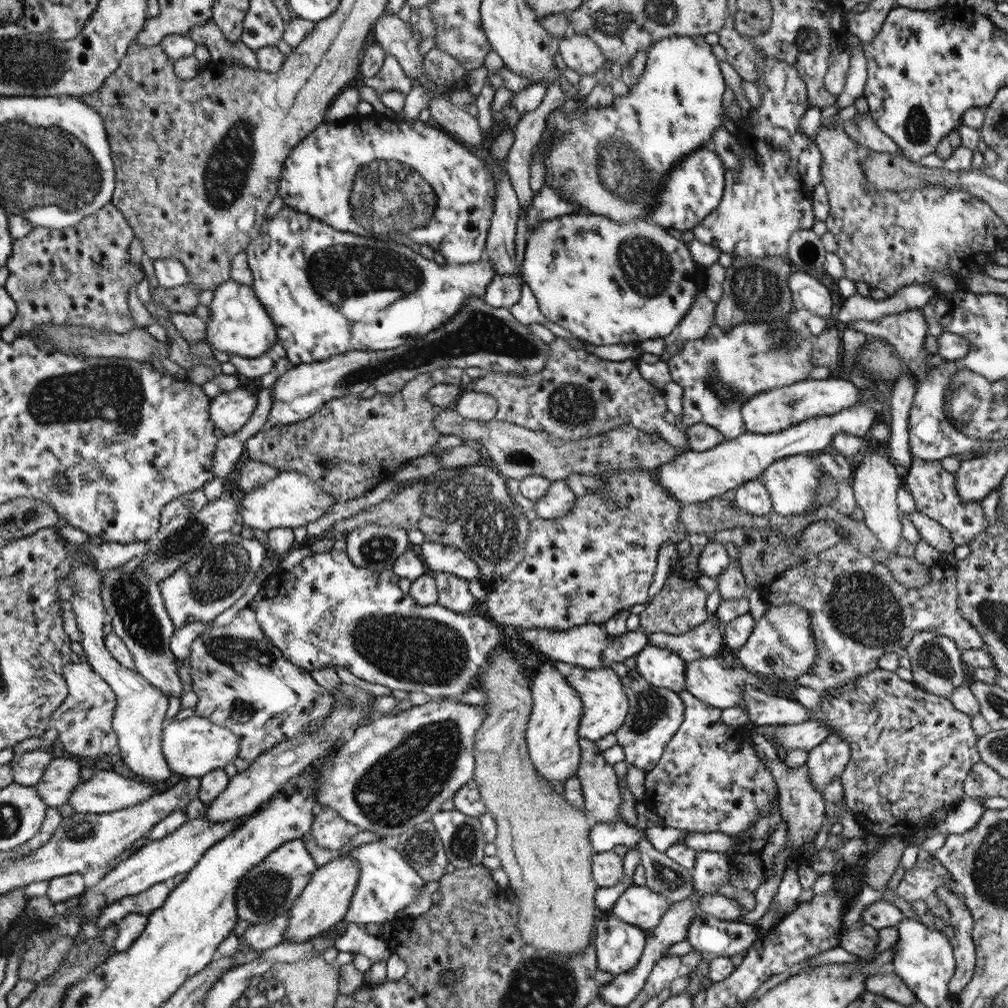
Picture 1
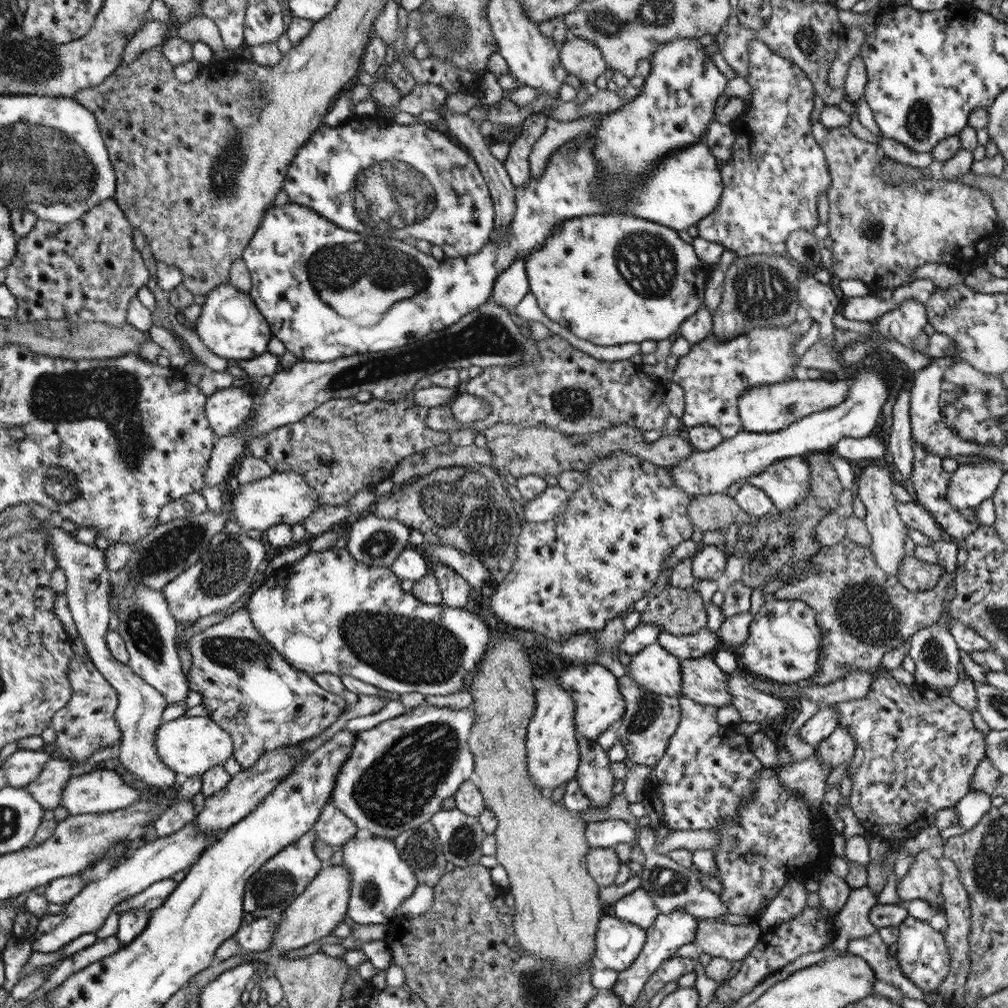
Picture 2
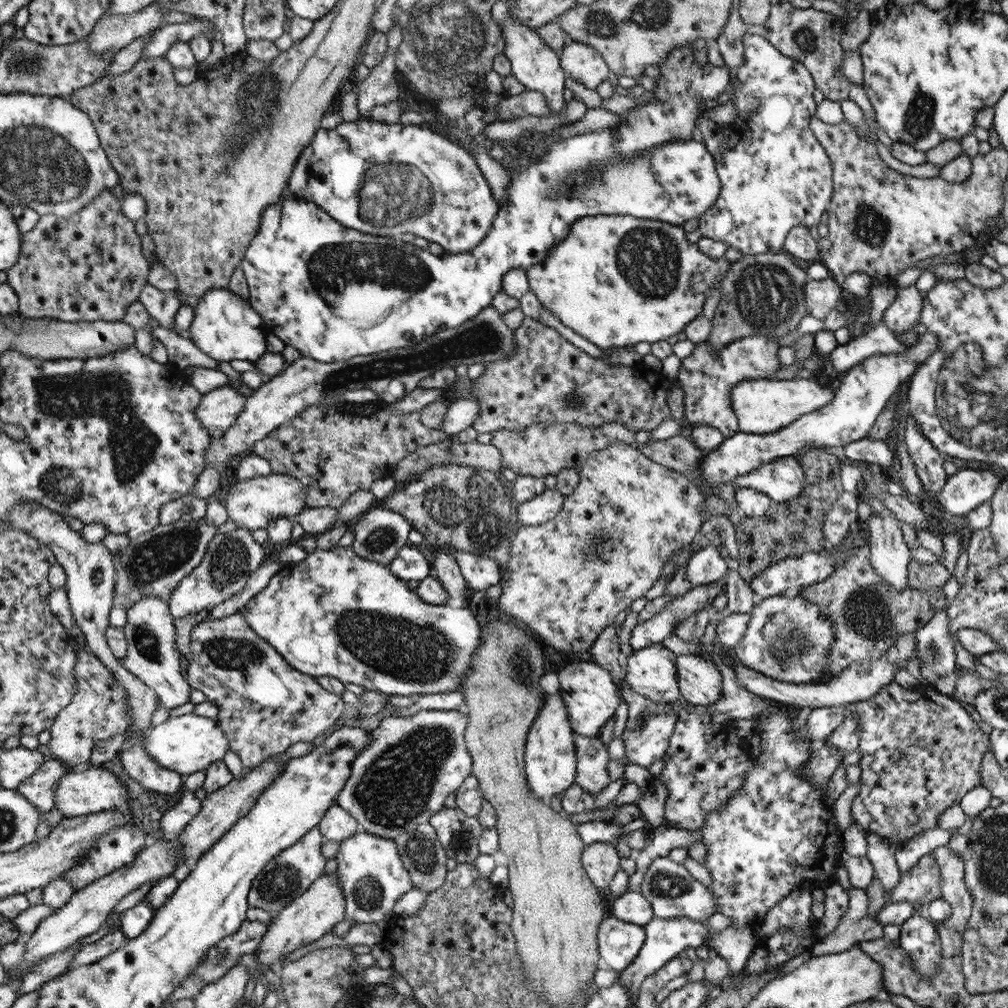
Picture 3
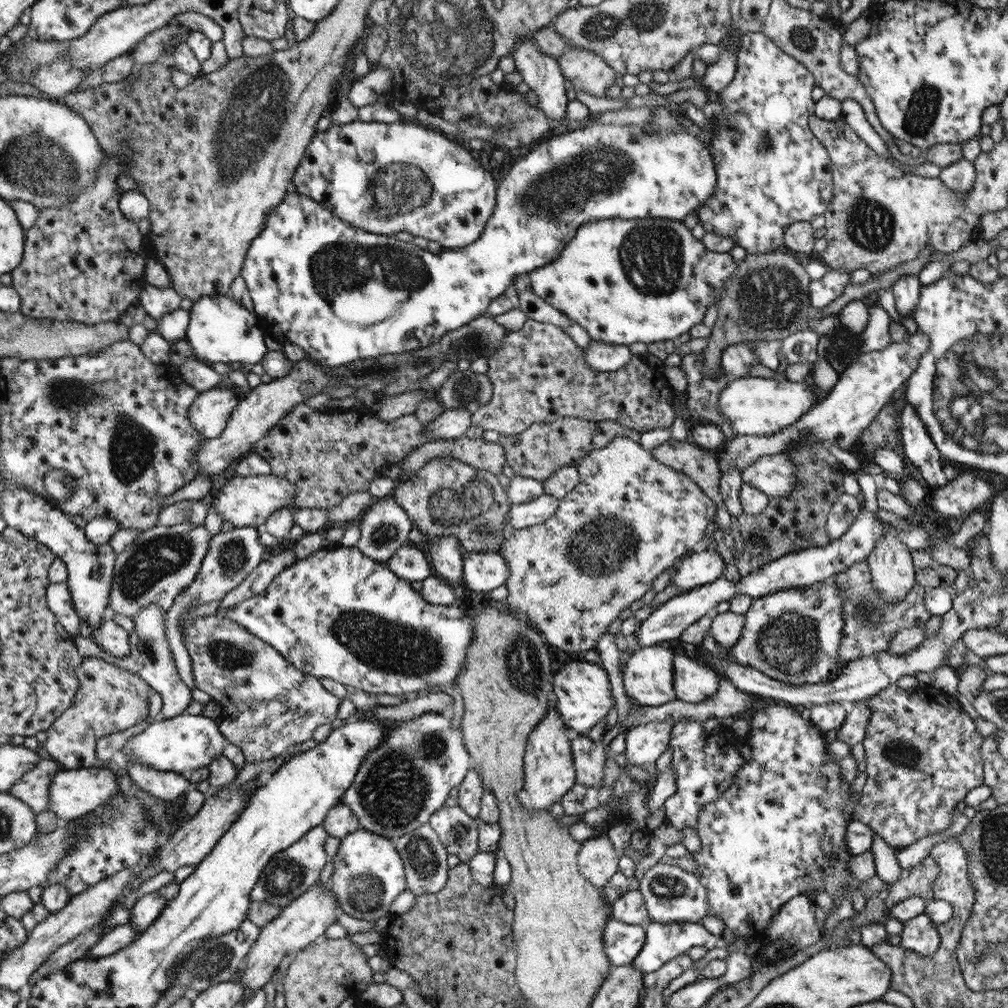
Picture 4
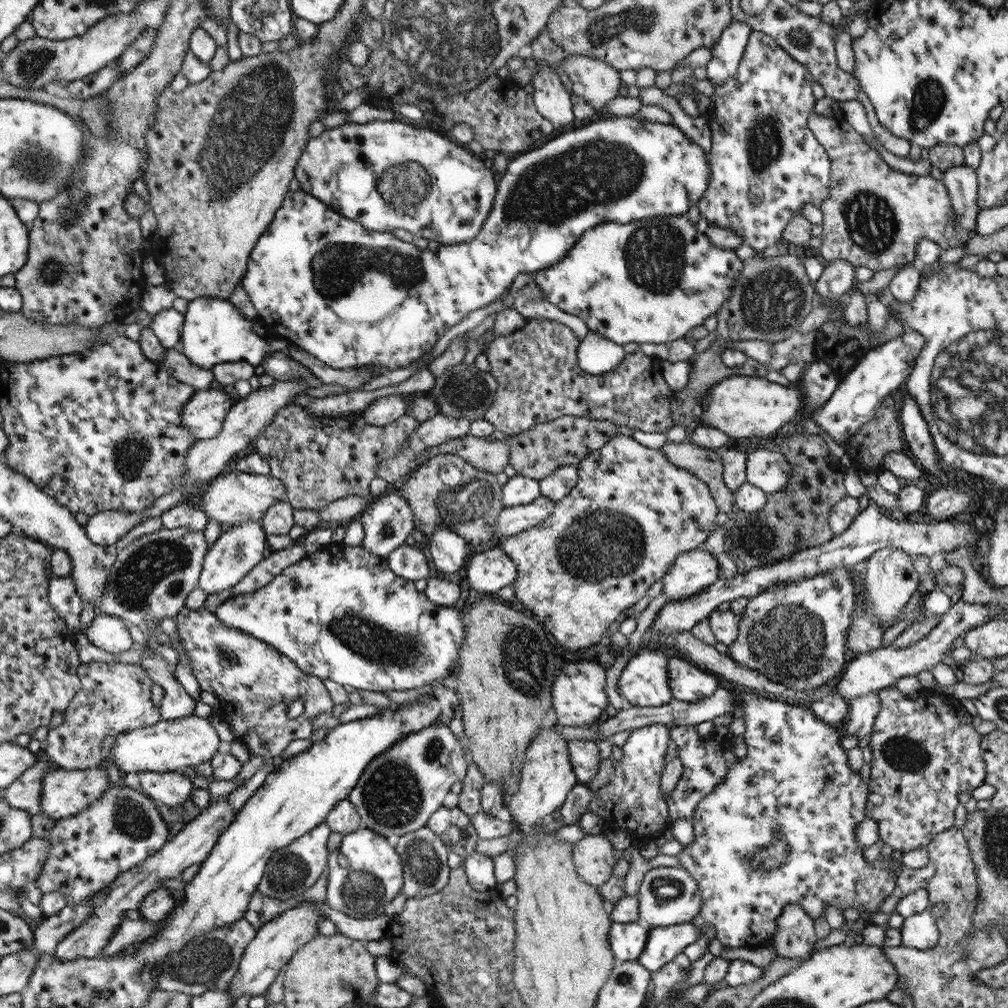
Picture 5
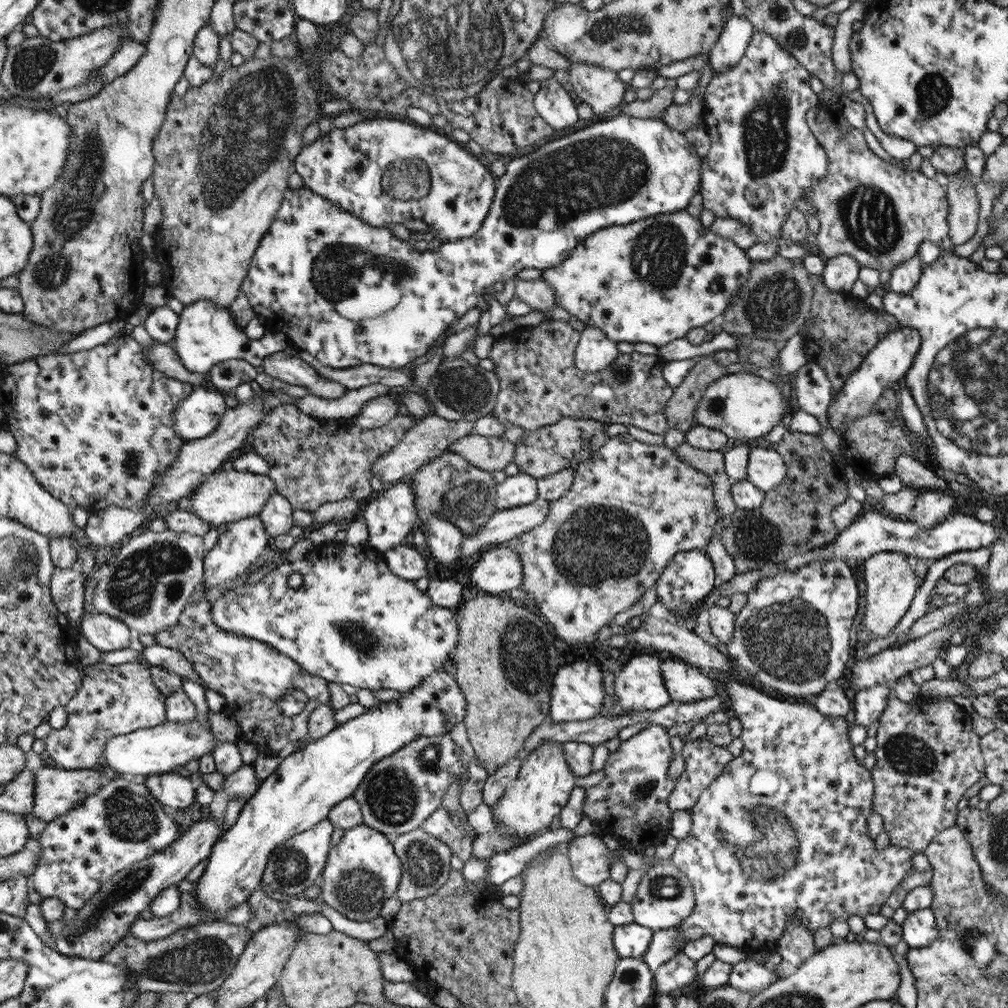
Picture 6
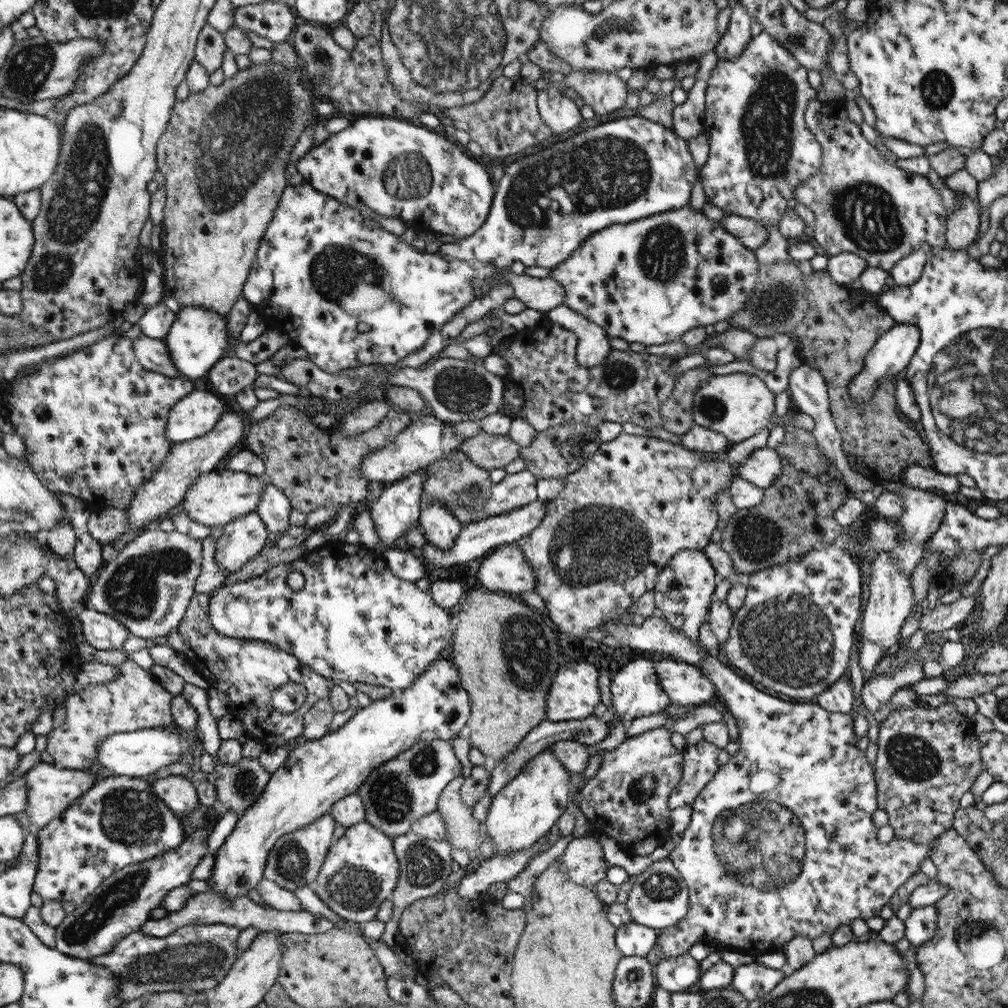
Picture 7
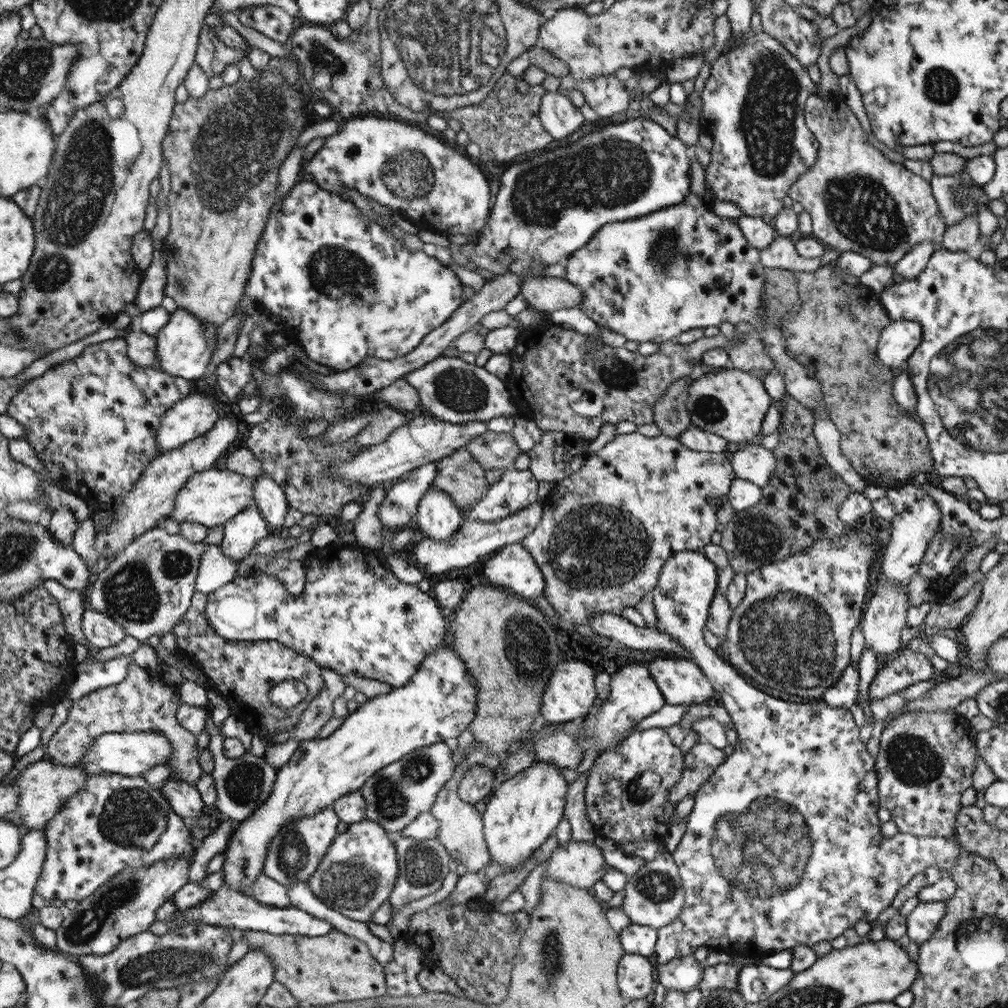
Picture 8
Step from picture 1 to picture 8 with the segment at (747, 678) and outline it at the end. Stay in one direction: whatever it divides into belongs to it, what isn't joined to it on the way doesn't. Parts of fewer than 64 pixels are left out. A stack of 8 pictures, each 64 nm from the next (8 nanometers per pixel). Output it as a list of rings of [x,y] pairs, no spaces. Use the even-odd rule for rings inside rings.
[[[661,657],[647,667],[666,702],[672,706],[705,703],[714,694],[712,684],[691,659]]]

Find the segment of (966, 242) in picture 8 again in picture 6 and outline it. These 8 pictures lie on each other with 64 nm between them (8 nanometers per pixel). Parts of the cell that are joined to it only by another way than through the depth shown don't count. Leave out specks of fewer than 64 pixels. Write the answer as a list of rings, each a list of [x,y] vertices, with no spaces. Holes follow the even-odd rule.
[[[954,175],[948,186],[949,237],[958,246],[968,242],[976,234],[979,225],[979,196],[975,184],[960,182]]]

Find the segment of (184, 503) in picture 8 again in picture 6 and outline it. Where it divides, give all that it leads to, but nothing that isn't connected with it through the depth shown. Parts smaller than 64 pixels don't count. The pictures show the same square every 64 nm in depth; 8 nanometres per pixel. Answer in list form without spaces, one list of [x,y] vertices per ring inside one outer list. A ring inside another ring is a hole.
[[[229,468],[227,471],[211,474],[196,487],[192,494],[193,508],[190,511],[206,520],[210,527],[222,528],[249,517],[259,517],[261,510],[277,491],[277,484],[267,474],[245,473]]]

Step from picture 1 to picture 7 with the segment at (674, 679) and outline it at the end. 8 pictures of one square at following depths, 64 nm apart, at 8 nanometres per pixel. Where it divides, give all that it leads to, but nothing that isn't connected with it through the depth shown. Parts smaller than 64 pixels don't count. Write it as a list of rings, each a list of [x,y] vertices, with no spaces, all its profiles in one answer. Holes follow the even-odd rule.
[[[637,657],[624,666],[611,679],[612,705],[609,706],[607,717],[614,712],[622,718],[626,725],[635,718],[656,714],[664,711],[671,704],[669,696],[664,692],[654,662],[646,657]]]

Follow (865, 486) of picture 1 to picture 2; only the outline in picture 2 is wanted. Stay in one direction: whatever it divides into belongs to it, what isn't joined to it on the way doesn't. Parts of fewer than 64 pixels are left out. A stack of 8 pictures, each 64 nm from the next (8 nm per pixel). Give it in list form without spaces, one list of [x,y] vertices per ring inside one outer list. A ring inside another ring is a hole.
[[[888,461],[874,462],[867,468],[862,470],[858,477],[858,498],[862,504],[866,506],[866,518],[864,518],[865,526],[867,527],[868,534],[872,538],[871,551],[873,552],[874,560],[877,565],[889,575],[898,578],[898,565],[901,560],[906,557],[904,551],[904,541],[907,537],[907,527],[904,522],[900,520],[898,509],[896,508],[893,495],[894,484],[898,482],[894,478],[893,467]]]

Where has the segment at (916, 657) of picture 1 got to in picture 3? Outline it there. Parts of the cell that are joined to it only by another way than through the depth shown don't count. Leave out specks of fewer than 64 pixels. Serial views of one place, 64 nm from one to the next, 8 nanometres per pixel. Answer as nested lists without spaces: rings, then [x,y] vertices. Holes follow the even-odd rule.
[[[991,500],[983,502],[980,506],[977,506],[974,510],[971,510],[966,515],[966,524],[968,524],[968,534],[959,534],[953,533],[947,536],[944,536],[942,544],[943,550],[941,554],[941,563],[948,569],[950,572],[950,580],[946,582],[940,589],[946,596],[946,606],[943,609],[937,610],[932,617],[932,620],[919,628],[915,632],[915,649],[913,656],[919,656],[922,661],[922,668],[920,668],[920,674],[926,679],[927,685],[934,686],[935,682],[939,681],[940,677],[946,677],[946,675],[955,675],[958,676],[960,670],[956,665],[956,652],[954,651],[954,638],[949,631],[949,618],[948,618],[948,606],[952,603],[952,600],[956,597],[959,592],[961,585],[956,579],[955,576],[955,566],[957,560],[962,550],[964,549],[965,540],[968,535],[974,530],[982,530],[984,528],[990,527],[993,515],[993,508],[991,505]]]

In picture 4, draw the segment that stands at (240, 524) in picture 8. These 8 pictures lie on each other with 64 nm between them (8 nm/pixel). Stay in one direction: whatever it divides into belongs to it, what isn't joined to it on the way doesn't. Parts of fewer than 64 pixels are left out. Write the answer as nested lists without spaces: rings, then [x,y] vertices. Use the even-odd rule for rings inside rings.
[[[243,527],[230,530],[230,532],[222,532],[214,537],[209,544],[209,550],[206,553],[205,560],[202,561],[201,570],[197,577],[182,592],[181,596],[176,598],[171,609],[166,612],[167,622],[165,629],[167,630],[167,639],[175,658],[176,670],[180,678],[189,686],[190,690],[195,688],[193,679],[192,662],[182,642],[179,621],[185,612],[189,611],[192,600],[197,600],[199,604],[206,604],[212,600],[220,600],[224,598],[228,592],[234,590],[242,581],[264,560],[266,548],[258,542],[258,532],[254,527]]]

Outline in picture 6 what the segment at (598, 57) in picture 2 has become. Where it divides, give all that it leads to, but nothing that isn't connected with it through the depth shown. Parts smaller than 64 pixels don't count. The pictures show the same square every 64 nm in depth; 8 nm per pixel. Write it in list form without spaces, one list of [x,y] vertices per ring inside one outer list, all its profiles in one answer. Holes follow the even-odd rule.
[[[572,63],[569,74],[568,88],[573,96],[582,98],[601,117],[615,113],[629,87],[617,72],[588,63]]]

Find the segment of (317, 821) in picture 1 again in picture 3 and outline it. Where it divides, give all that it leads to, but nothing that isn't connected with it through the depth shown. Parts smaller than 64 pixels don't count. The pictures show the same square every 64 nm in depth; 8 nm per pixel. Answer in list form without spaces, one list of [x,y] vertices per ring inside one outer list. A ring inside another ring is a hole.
[[[334,804],[330,805],[317,827],[323,835],[326,835],[327,840],[340,843],[356,834],[358,823],[357,818],[354,818],[354,815],[350,814],[348,810]]]

